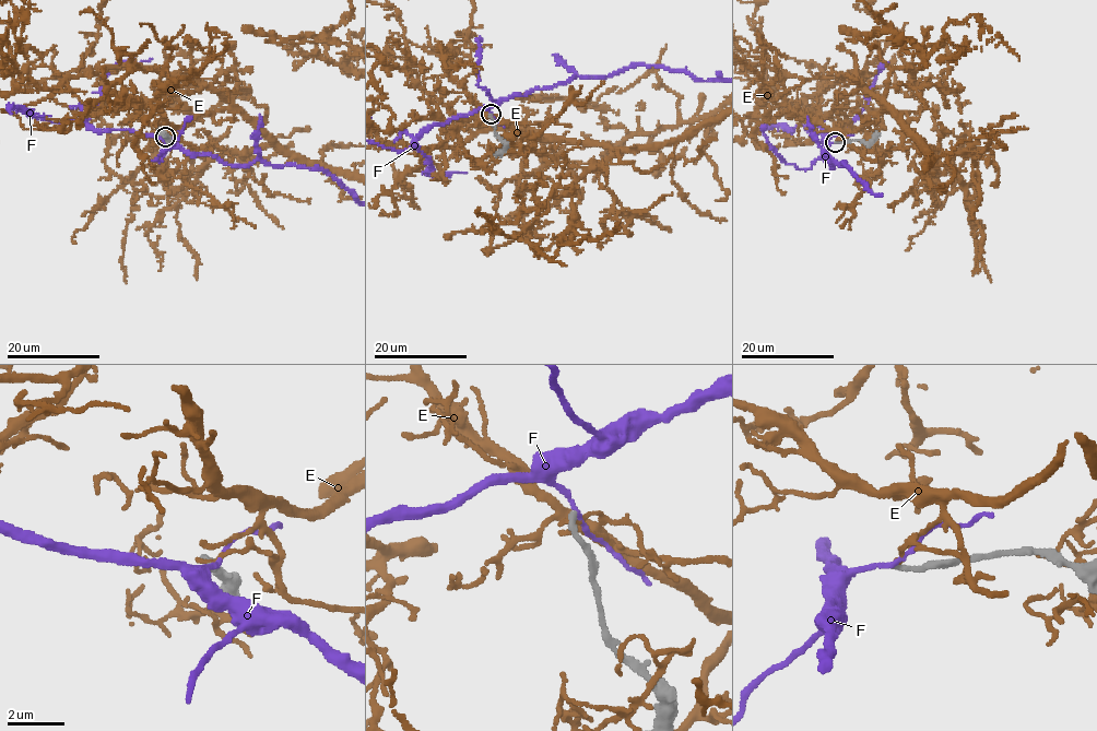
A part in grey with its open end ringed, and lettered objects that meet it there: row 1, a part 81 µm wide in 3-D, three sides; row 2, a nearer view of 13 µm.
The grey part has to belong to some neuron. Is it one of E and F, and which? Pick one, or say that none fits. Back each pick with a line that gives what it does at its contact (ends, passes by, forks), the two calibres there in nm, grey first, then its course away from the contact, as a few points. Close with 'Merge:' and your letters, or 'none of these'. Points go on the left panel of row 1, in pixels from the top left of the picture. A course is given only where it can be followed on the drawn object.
Merge: none of these

